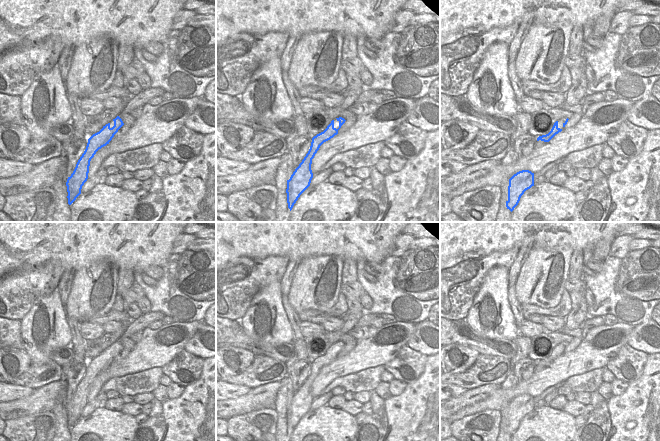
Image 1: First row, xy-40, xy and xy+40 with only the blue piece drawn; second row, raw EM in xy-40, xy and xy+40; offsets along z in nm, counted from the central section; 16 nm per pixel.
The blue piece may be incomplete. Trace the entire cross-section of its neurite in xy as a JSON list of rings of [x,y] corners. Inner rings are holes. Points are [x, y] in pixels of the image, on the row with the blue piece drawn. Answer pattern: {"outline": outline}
{"outline": [[[339,117],[339,118],[336,118],[336,119],[339,122],[339,128],[336,129],[334,127],[334,120],[332,120],[331,123],[327,126],[327,128],[323,132],[314,136],[312,138],[311,146],[310,146],[310,149],[309,149],[308,153],[306,154],[306,156],[304,157],[302,162],[299,164],[299,166],[295,169],[295,171],[293,172],[293,174],[290,177],[290,179],[287,180],[286,193],[287,193],[288,208],[290,209],[290,211],[292,210],[294,204],[296,203],[296,201],[298,200],[300,195],[310,186],[311,180],[313,178],[313,173],[312,173],[312,170],[311,170],[311,164],[312,164],[312,159],[314,158],[315,154],[317,153],[320,146],[324,142],[330,140],[331,138],[333,138],[335,135],[338,134],[338,130],[341,128],[341,126],[346,121],[342,117]]]}

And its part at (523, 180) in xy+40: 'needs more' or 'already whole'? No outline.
already whole

